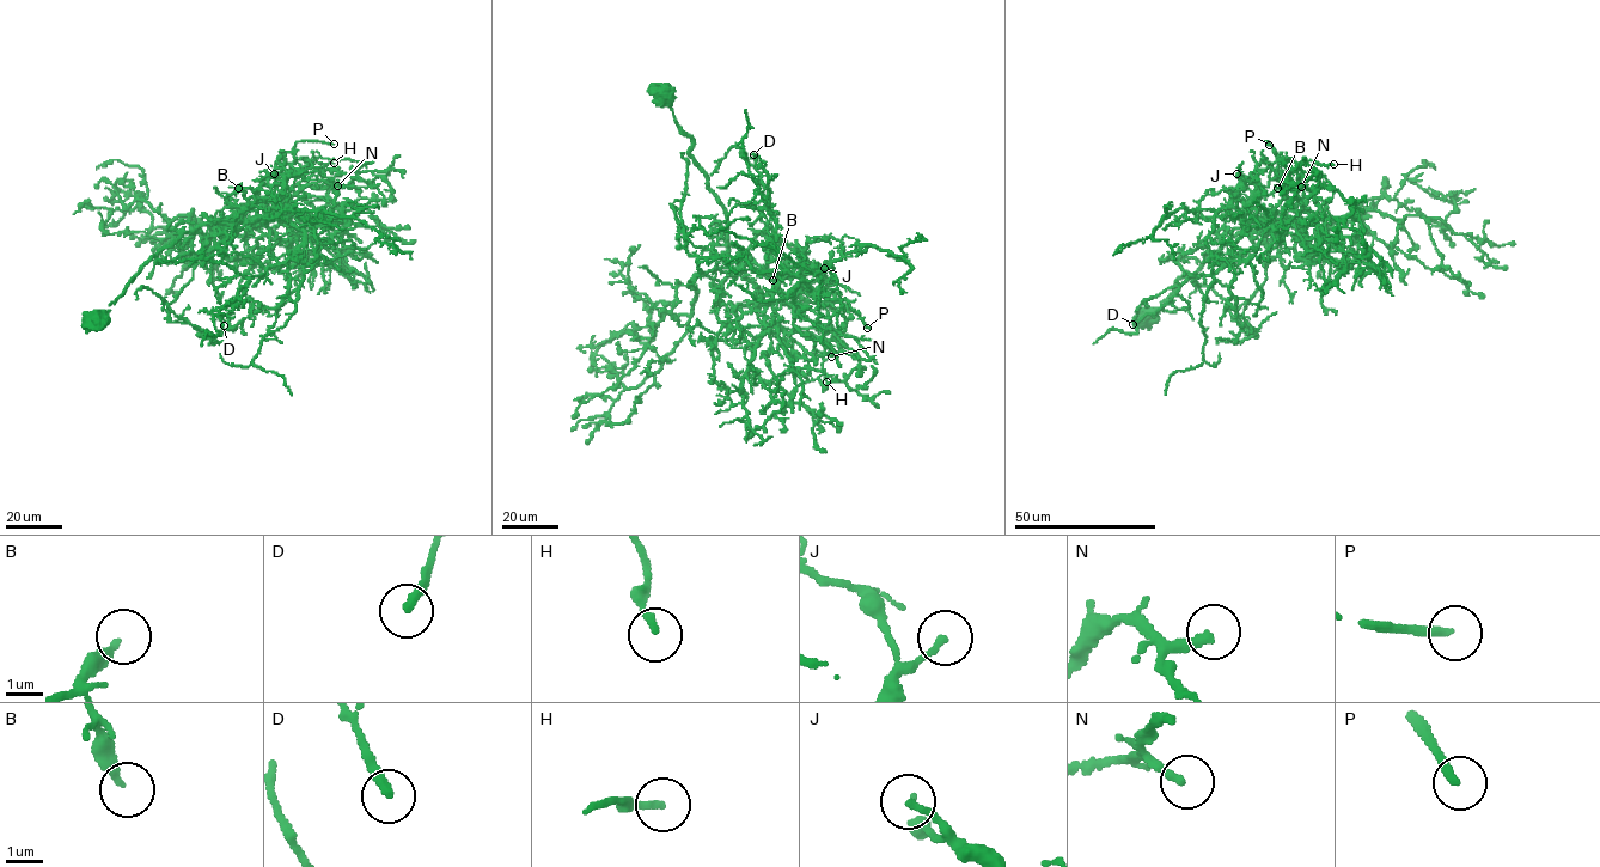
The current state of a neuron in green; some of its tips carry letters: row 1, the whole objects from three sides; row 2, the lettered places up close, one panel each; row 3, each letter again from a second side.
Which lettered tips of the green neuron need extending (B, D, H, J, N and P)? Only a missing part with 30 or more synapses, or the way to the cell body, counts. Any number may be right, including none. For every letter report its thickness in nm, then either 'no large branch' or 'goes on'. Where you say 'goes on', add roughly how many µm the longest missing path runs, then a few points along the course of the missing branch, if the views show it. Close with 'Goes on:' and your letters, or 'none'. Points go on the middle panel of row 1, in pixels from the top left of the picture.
B: 240 nm | no large branch
D: 240 nm | no large branch
H: 180 nm | no large branch
J: 180 nm | no large branch
N: 240 nm | goes on | 30 µm | (831, 356), (840, 356), (881, 386), (885, 385), (884, 378)
P: 240 nm | goes on | 20 µm | (867, 328), (880, 342), (899, 347)
Goes on: N, P

